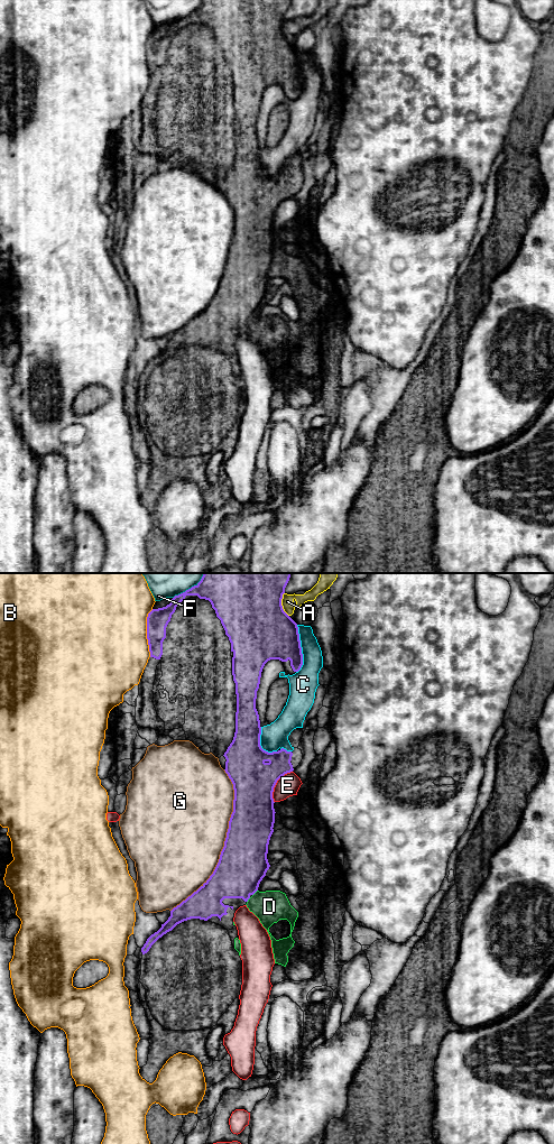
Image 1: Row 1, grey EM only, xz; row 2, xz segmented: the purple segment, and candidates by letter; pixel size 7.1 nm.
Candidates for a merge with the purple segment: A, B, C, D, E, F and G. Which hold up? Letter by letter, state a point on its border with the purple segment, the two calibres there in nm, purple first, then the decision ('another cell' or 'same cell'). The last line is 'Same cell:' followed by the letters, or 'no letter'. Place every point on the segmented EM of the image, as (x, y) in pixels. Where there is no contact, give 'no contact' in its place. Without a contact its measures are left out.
A: meets purple in xz at (280, 605); 500 nm thick on the purple side, 90 nm on the other; another cell
B: meets purple in xz at (147, 633); 160 nm thick on the purple side, 500 nm on the other; another cell
C: meets purple in xz at (301, 648); 360 nm thick on the purple side, 190 nm on the other; another cell
D: meets purple in xz at (255, 892); 340 nm thick on the purple side, 240 nm on the other; same cell
E: meets purple in xz at (275, 784); 300 nm thick on the purple side, 160 nm on the other; another cell
F: meets purple in xz at (191, 588); 340 nm thick on the purple side, 340 nm on the other; another cell
G: meets purple in xz at (224, 842); 340 nm thick on the purple side, 500 nm on the other; another cell
Same cell: D

